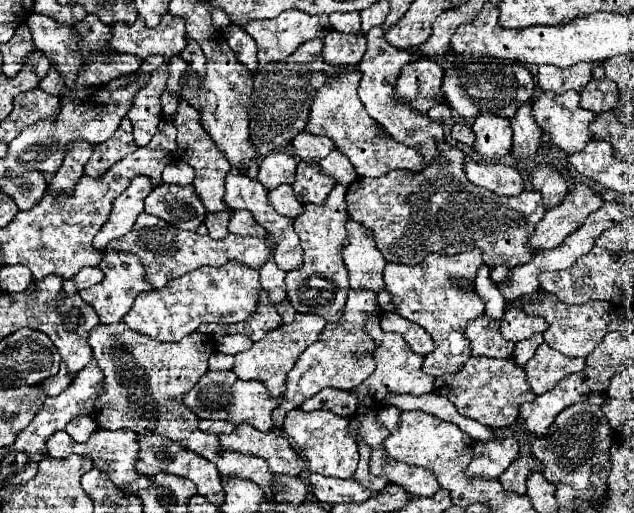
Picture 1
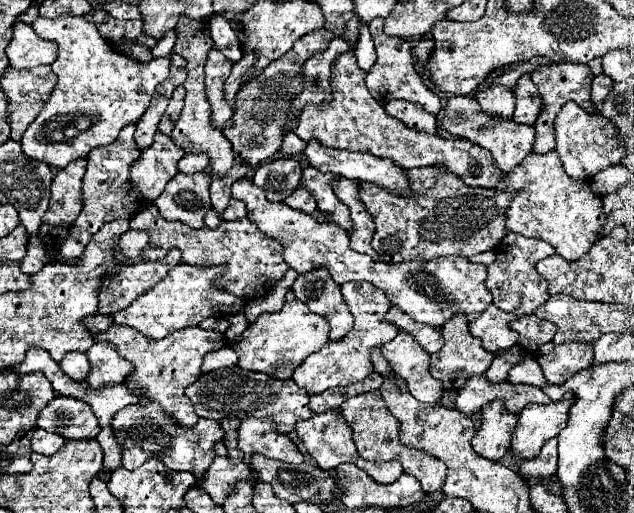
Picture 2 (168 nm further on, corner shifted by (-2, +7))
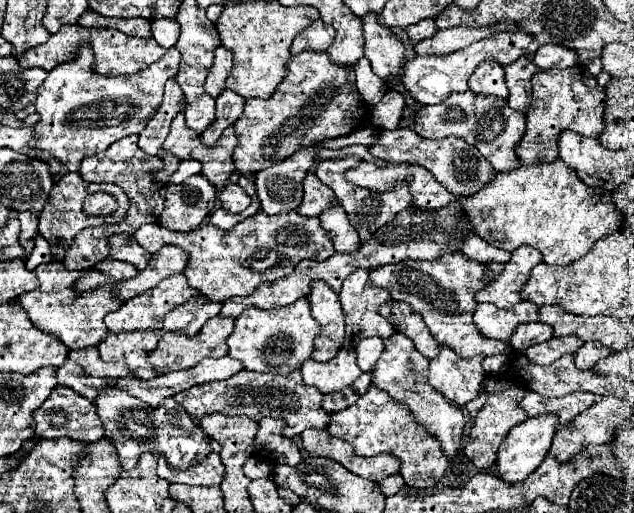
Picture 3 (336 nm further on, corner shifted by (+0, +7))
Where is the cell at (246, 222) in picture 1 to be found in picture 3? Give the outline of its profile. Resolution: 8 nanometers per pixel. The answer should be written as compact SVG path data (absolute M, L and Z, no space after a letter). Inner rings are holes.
M228 184L220 192L220 204L222 204L224 210L228 210L232 214L240 214L240 212L244 212L248 208L250 196L238 184Z

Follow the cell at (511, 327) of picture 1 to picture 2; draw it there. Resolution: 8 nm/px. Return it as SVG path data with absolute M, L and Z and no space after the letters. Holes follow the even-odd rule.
M534 314L520 316L518 320L510 322L510 328L520 334L518 346L524 348L524 350L528 350L528 352L538 350L546 342L552 342L552 338L556 334L556 326L552 322L540 320Z

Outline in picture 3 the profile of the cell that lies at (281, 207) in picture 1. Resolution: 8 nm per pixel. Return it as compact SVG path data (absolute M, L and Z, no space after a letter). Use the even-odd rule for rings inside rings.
M308 172L308 176L304 178L304 198L296 212L302 216L318 216L318 212L322 212L322 208L326 208L326 204L336 204L336 202L338 200L336 200L332 188L322 184L316 174Z

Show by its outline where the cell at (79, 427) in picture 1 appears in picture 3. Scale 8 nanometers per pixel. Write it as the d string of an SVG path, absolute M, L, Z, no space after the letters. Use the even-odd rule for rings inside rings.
M56 386L50 394L50 398L34 412L34 420L36 420L36 434L42 438L58 438L58 436L66 436L72 440L82 440L82 442L98 442L104 436L104 428L102 428L102 420L96 414L96 406L90 404L86 398L78 396L74 390L64 388L64 386Z

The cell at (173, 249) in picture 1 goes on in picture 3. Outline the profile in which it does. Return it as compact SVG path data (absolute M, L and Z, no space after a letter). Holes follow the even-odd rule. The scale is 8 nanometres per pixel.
M296 210L280 212L276 216L258 212L238 222L232 230L202 224L192 232L174 232L160 224L144 224L132 236L150 254L158 252L164 244L174 244L186 250L190 258L184 272L190 286L214 302L224 302L232 296L248 296L262 282L288 276L300 260L326 260L336 252L326 230L320 226L320 220L300 216Z

